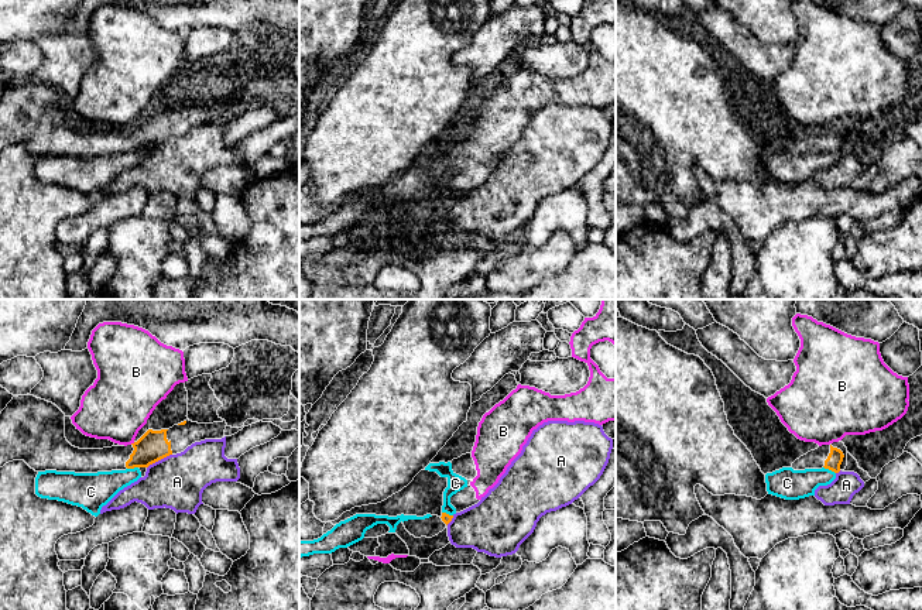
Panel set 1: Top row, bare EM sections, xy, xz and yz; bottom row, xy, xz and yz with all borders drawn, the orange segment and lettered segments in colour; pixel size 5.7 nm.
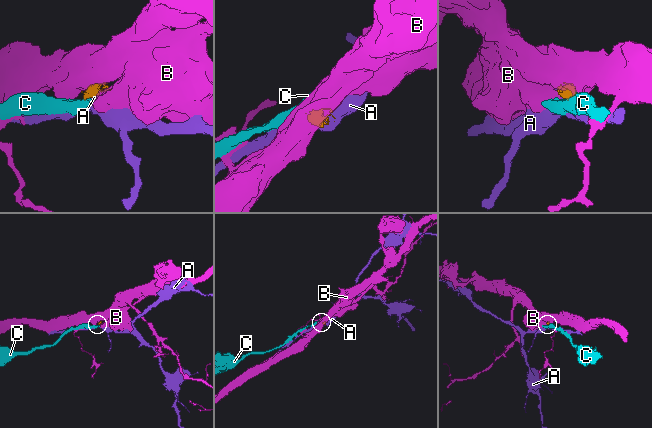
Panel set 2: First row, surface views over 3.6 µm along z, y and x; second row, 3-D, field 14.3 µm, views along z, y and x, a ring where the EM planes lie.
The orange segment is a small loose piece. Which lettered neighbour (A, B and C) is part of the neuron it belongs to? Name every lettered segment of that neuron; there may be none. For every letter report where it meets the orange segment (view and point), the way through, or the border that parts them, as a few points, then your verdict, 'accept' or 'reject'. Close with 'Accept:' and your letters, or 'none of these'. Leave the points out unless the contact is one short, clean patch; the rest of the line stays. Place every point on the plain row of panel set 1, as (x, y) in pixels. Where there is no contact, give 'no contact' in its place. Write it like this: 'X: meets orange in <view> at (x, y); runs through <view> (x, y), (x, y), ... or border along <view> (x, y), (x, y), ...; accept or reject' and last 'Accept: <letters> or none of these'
A: meets orange in xy at (158, 143); reject
B: meets orange in xy at (132, 127); reject
C: meets orange in yz at (829, 153); border along yz (823, 150), (835, 157); reject
Accept: none of these

